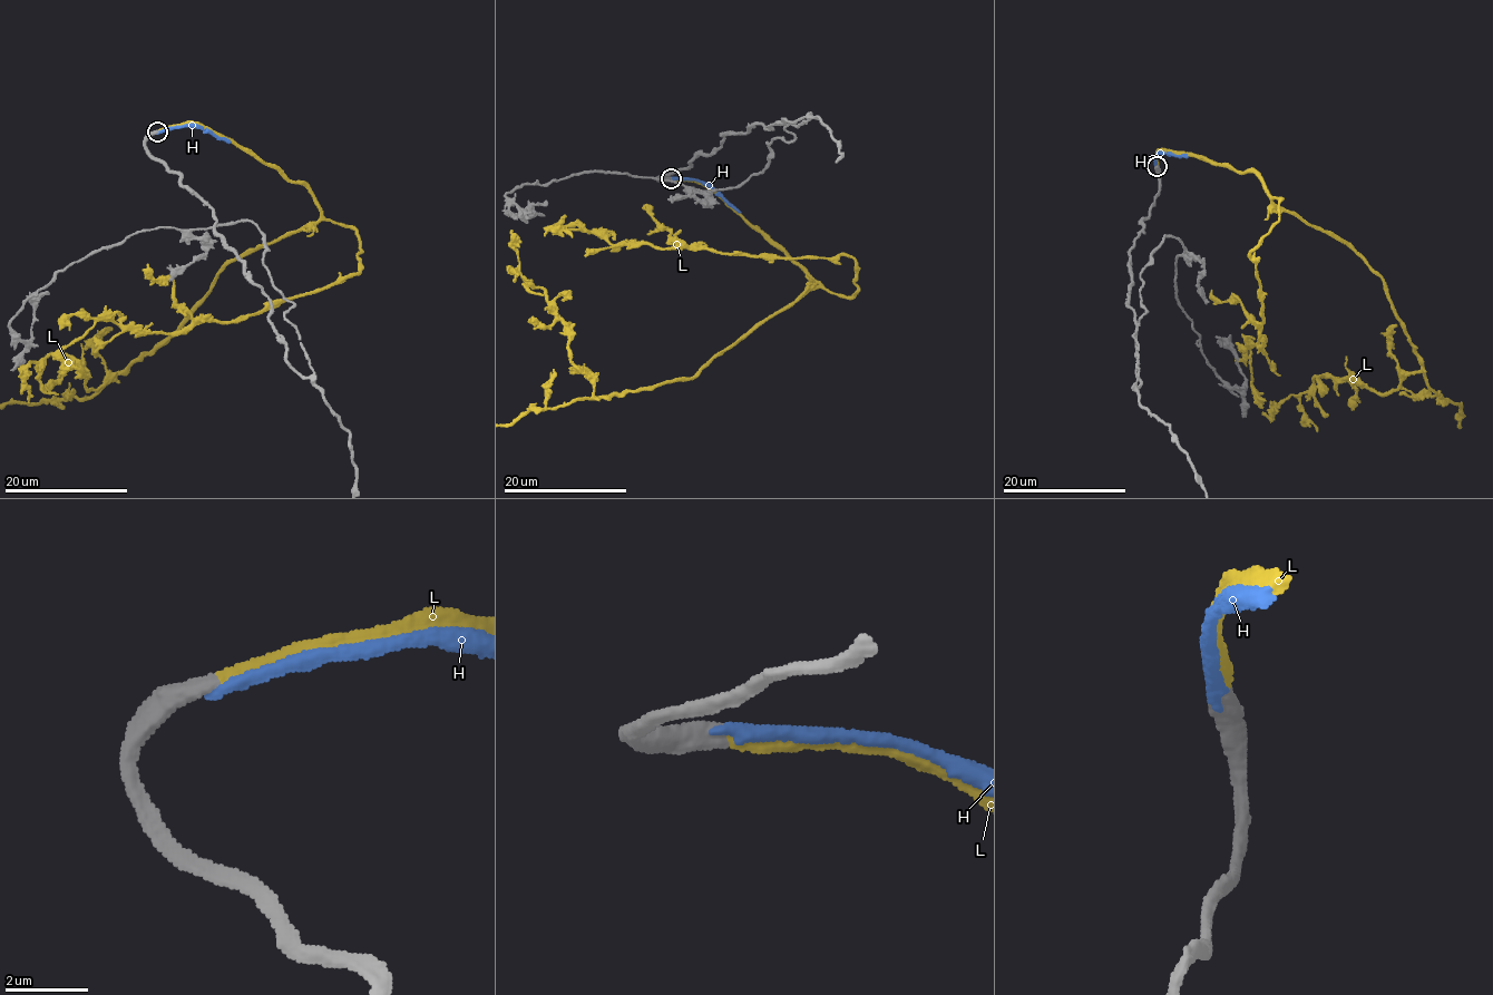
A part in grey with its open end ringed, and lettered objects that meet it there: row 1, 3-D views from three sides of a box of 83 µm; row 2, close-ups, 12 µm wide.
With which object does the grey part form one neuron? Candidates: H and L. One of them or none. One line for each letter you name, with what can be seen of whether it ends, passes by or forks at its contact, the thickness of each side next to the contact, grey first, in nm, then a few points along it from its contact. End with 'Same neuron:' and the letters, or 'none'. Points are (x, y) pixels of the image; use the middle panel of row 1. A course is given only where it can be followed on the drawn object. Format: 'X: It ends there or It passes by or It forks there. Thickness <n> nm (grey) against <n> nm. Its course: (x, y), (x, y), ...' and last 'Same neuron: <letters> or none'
L: It ends there. Thickness 500 nm (grey) against 320 nm
Same neuron: L

